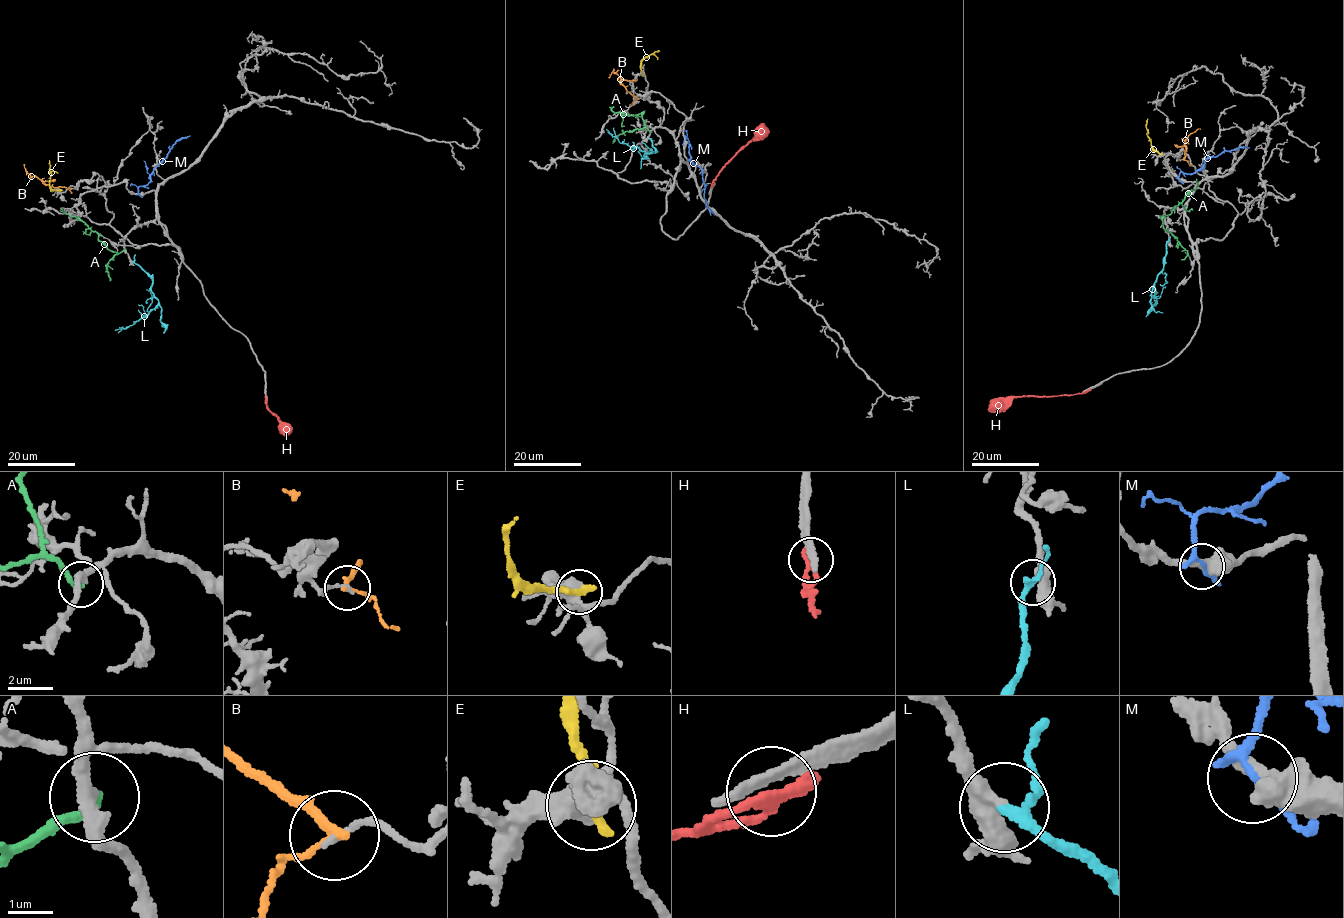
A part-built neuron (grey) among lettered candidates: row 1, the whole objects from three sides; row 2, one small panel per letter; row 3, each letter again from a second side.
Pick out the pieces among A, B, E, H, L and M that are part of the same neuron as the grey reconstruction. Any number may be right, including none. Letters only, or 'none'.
L

